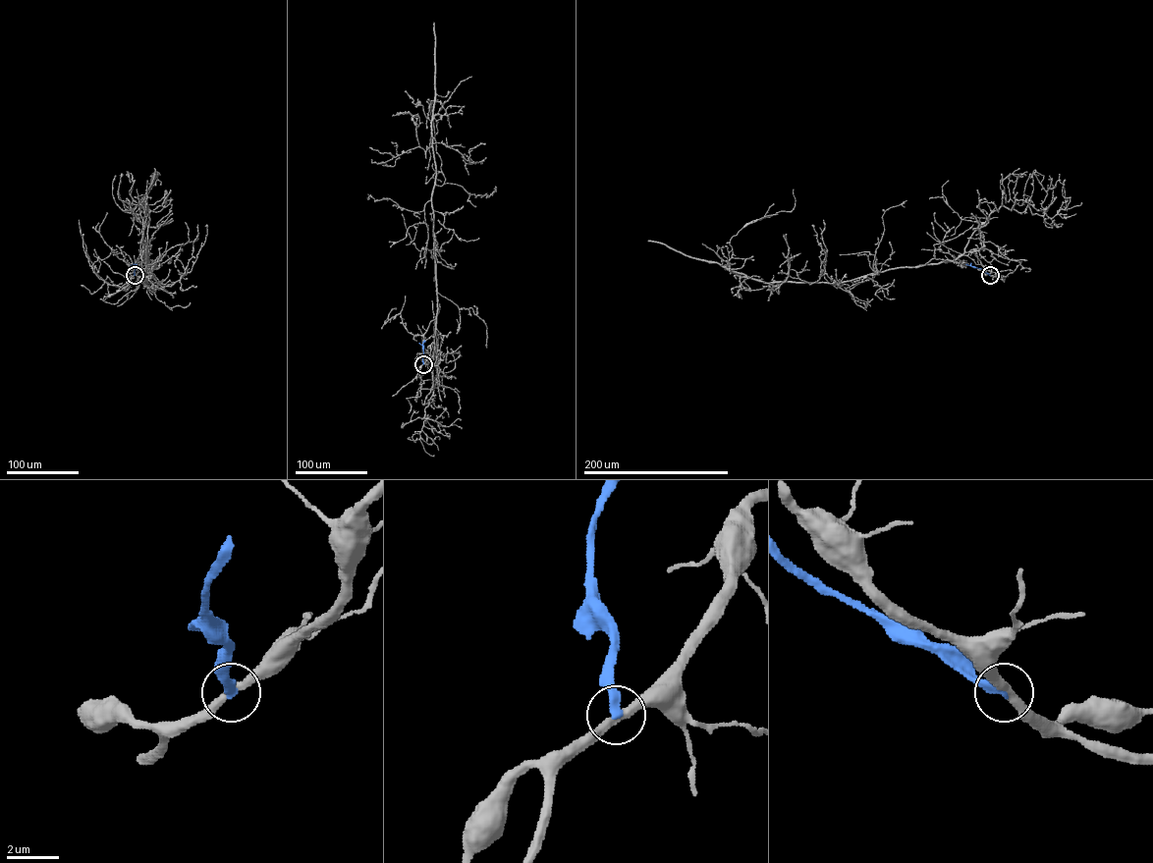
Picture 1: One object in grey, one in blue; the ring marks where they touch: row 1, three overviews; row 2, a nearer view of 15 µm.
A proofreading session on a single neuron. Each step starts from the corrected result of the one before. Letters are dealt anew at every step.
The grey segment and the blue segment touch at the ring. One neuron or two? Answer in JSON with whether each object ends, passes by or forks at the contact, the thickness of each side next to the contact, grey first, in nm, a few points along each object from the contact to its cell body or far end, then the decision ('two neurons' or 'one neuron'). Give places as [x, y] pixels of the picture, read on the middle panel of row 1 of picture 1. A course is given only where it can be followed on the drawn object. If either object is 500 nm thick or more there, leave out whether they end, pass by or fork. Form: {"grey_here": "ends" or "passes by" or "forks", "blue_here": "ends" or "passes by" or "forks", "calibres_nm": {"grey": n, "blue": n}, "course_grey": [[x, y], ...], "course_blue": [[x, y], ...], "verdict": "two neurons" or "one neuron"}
{"grey_here": "passes by", "blue_here": "ends", "calibres_nm": {"grey": 320, "blue": 260}, "course_grey": [[423, 364], [434, 342], [437, 310], [431, 195], [435, 177], [433, 100], [429, 104], [430, 159], [425, 168]], "course_blue": [[423, 364], [424, 340]], "verdict": "two neurons"}

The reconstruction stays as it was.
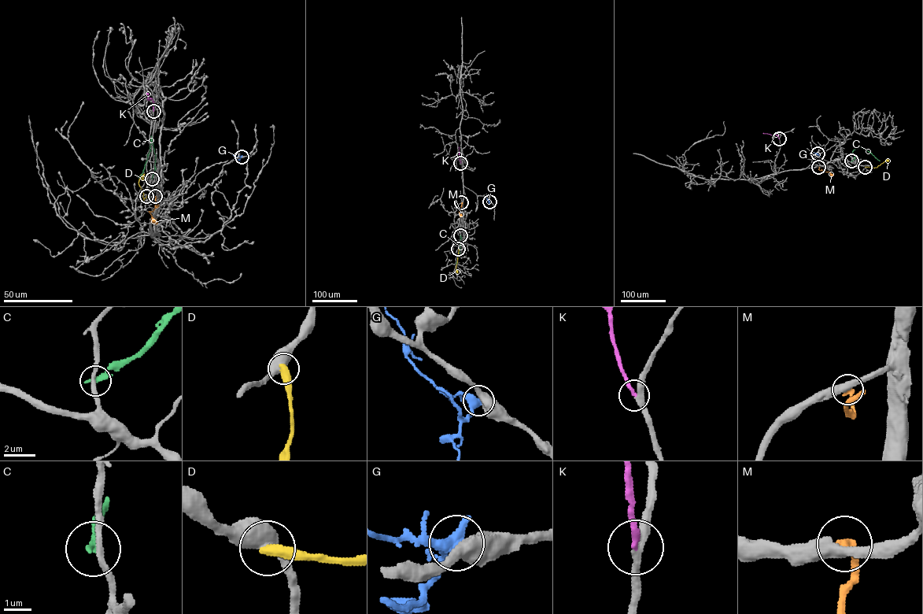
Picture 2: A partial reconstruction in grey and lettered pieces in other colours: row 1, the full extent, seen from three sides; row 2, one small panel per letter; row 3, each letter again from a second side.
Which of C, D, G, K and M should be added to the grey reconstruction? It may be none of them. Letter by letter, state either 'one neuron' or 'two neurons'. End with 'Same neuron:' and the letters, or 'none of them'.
C: two neurons
D: two neurons
G: two neurons
K: one neuron
M: two neurons
Same neuron: K

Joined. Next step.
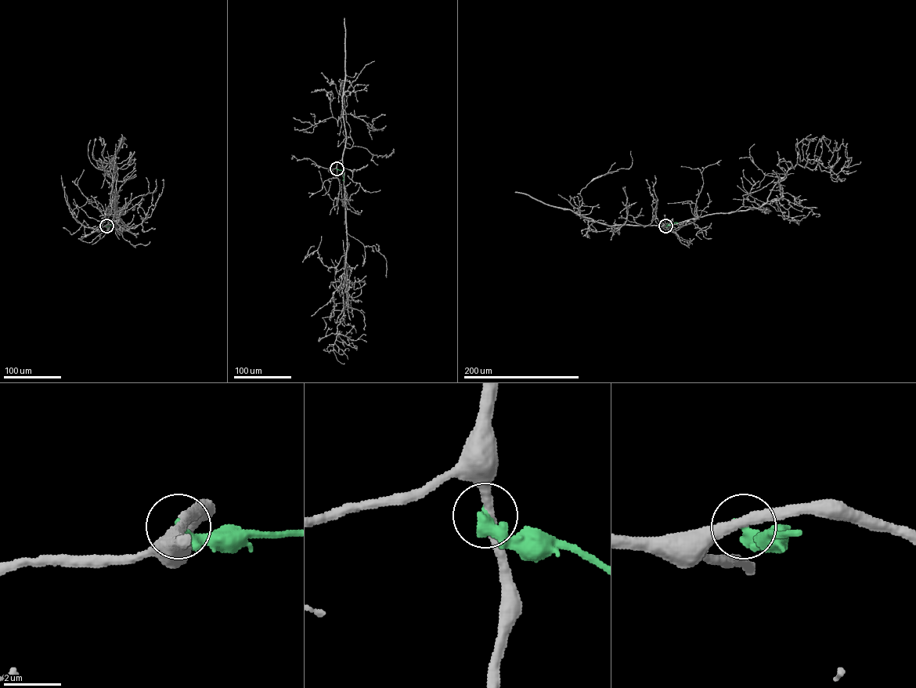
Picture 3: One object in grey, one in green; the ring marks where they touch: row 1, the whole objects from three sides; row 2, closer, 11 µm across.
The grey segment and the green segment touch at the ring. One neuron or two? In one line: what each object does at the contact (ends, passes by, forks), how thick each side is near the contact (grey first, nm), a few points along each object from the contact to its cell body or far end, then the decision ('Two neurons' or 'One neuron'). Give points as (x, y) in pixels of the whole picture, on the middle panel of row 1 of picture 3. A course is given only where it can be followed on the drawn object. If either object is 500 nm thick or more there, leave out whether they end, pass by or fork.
Thickness 360 nm (grey) against 500 nm. Course of grey: (337, 168), (337, 163), (341, 160), (348, 296), (333, 346), (340, 354), (342, 354), (346, 349), (348, 350). Course of green: (337, 168), (344, 172), (343, 180). Two neurons

